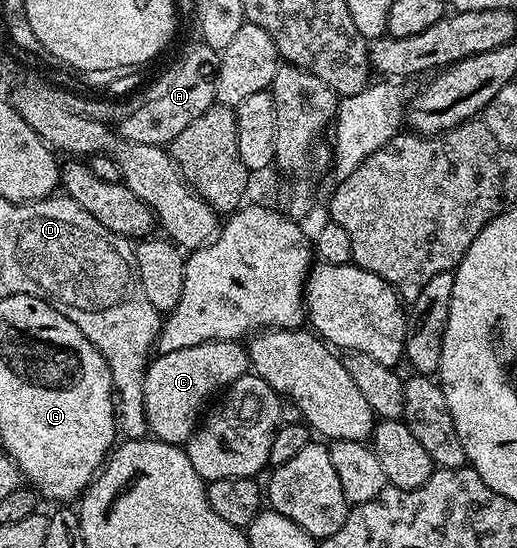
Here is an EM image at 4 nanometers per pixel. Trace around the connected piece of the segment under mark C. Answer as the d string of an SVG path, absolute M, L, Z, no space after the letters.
M210 339L201 345L173 349L173 353L156 354L147 364L147 376L143 382L146 430L162 443L186 444L199 426L208 404L248 371L246 346L234 339Z

